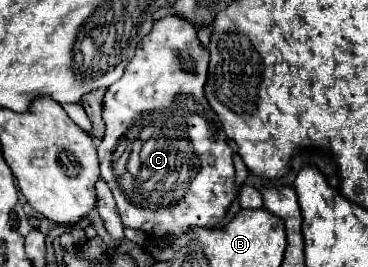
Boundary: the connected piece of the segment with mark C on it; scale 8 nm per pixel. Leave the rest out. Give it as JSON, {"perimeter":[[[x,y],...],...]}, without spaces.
{"perimeter":[[[166,16],[158,20],[150,36],[138,44],[124,76],[106,90],[102,112],[106,134],[98,146],[100,176],[112,188],[124,226],[144,230],[150,238],[182,234],[192,226],[216,226],[224,220],[234,200],[232,150],[220,120],[204,98],[206,74],[208,52],[198,40],[196,28],[186,24],[182,16]]]}

